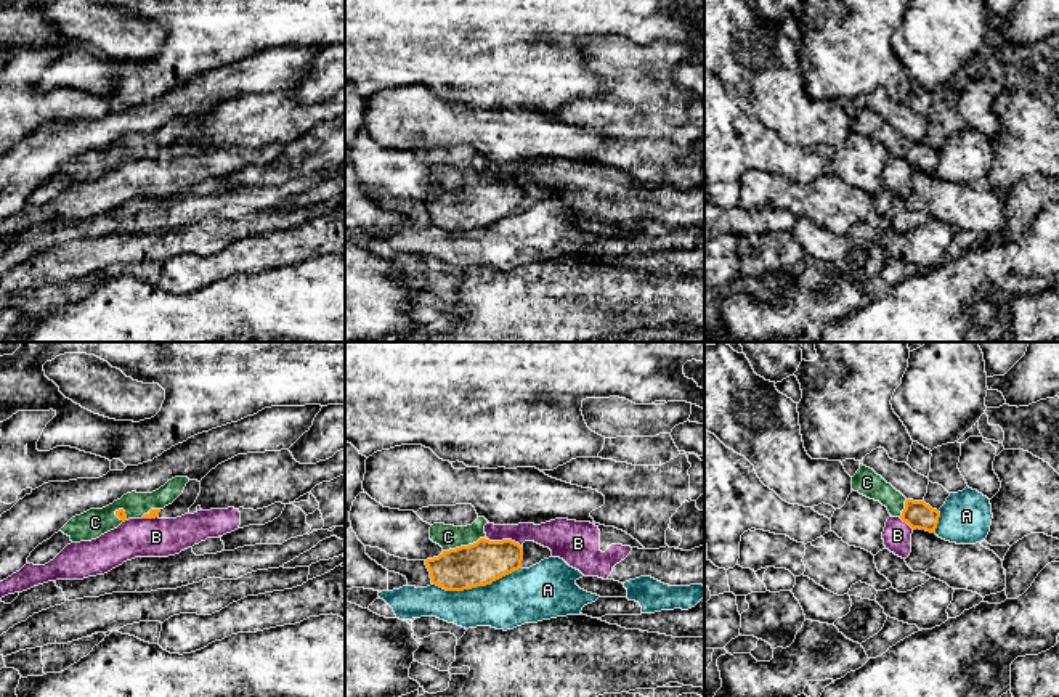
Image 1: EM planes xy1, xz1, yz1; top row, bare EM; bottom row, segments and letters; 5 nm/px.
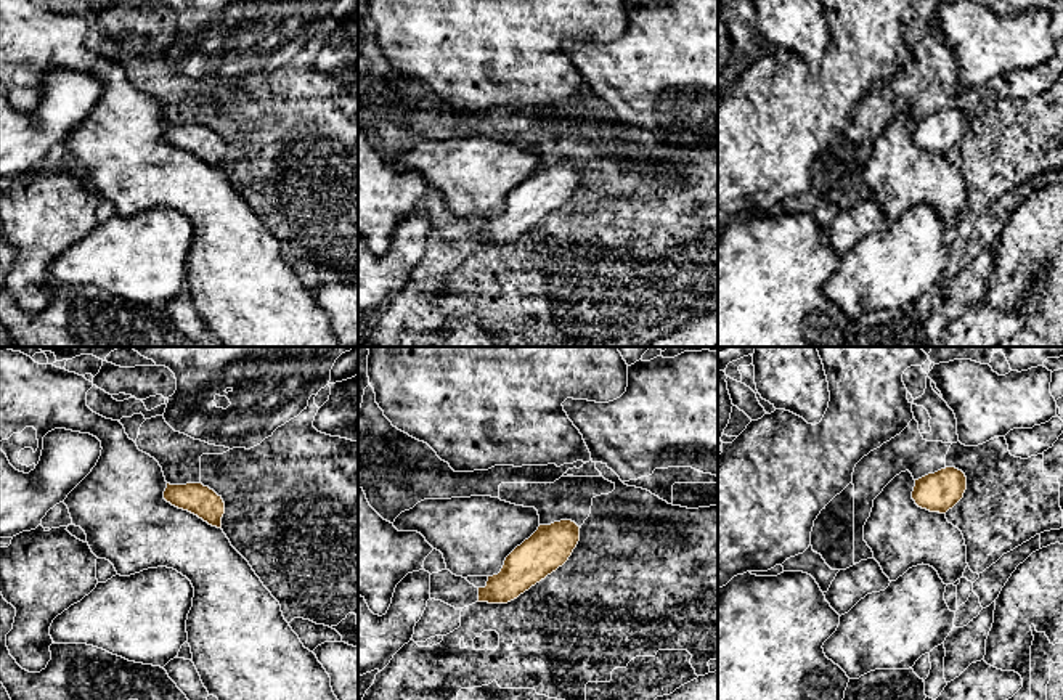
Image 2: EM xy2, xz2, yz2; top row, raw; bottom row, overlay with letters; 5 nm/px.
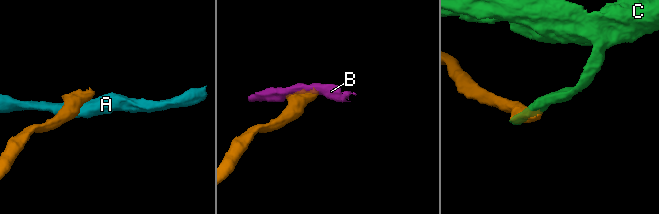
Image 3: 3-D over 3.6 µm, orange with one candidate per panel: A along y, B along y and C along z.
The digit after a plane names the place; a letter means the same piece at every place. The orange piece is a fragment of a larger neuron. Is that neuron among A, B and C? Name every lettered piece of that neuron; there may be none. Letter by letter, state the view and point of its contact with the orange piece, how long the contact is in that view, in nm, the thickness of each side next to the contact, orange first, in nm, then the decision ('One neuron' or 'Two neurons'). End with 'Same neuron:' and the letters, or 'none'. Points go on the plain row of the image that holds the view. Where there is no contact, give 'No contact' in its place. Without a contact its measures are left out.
A: Touches orange at xz1 (475, 227). Shared border 460 nm. Thickness 220 nm (orange) against 280 nm. Two neurons
B: Touches orange at xz1 (504, 180). Shared border 170 nm. Thickness 220 nm (orange) against 140 nm. Two neurons
C: Touches orange at xz1 (464, 187). Shared border 240 nm. Thickness 220 nm (orange) against 120 nm. One neuron
Same neuron: C

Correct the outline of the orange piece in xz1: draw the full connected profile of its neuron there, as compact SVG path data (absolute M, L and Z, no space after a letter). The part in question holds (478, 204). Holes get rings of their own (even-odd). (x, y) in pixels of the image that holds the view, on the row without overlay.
M478 157L467 167L430 167L430 180L443 188L438 198L425 201L433 225L464 231L491 225L521 209L523 188L512 180L489 181L486 164L485 157Z

